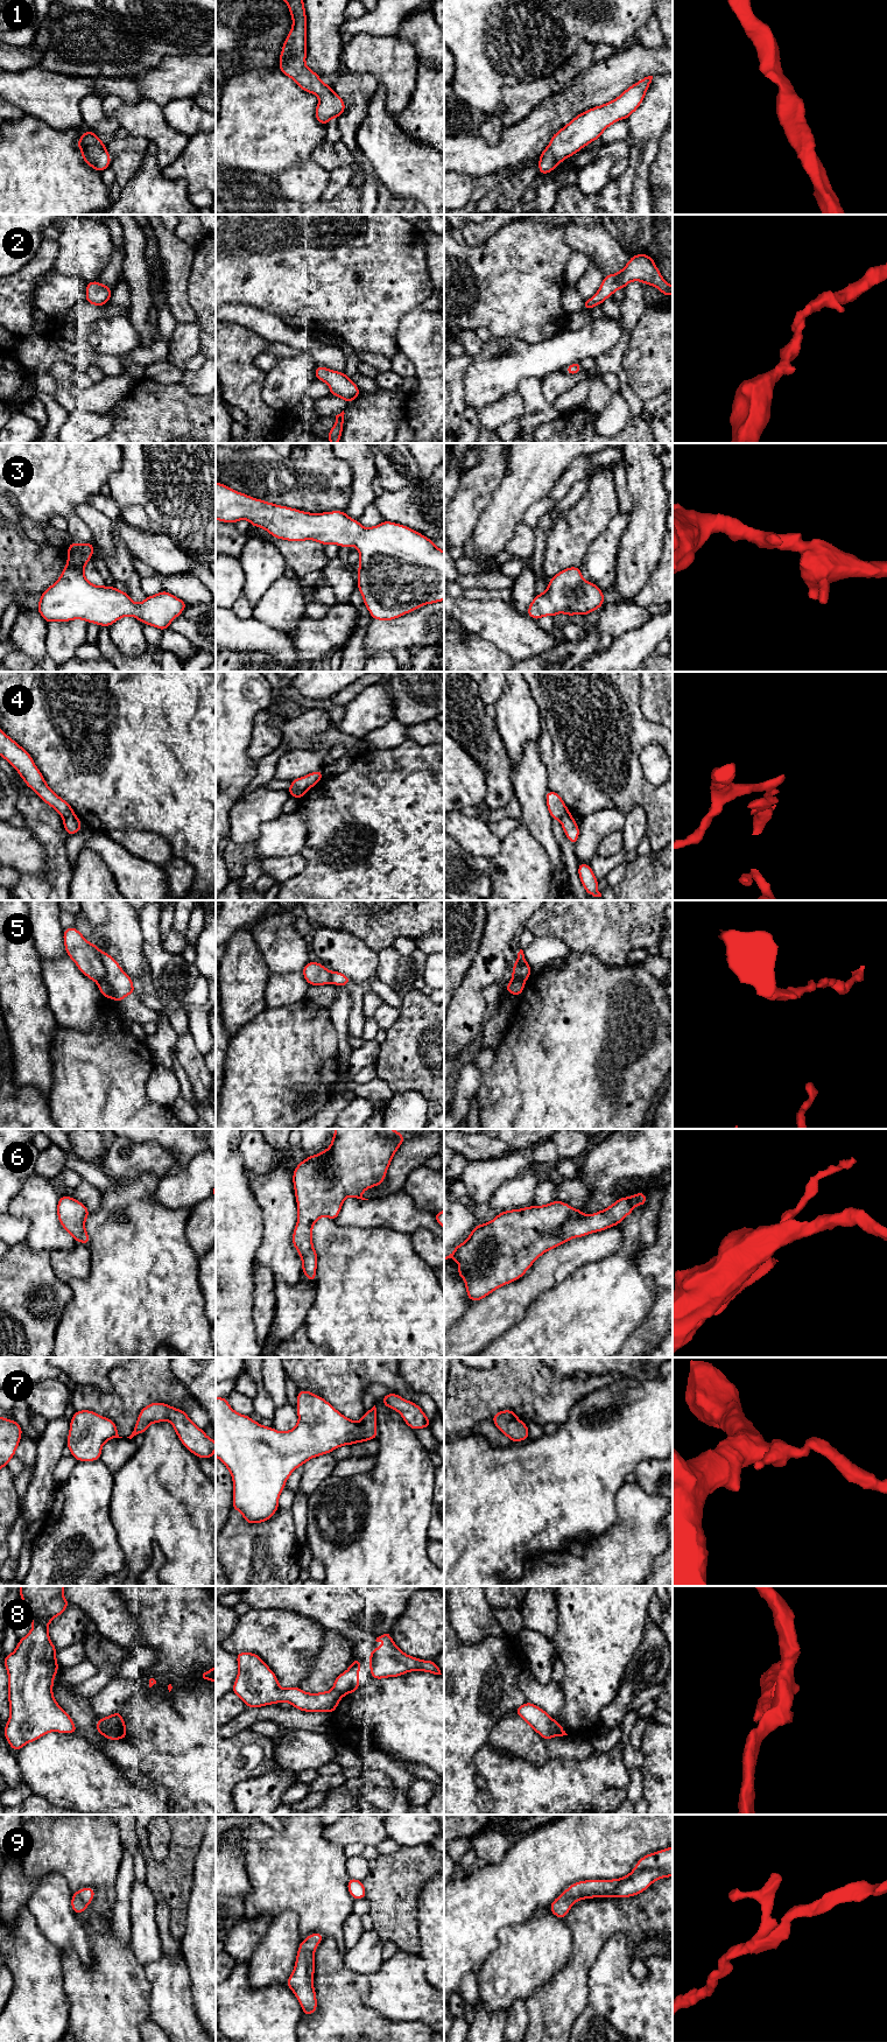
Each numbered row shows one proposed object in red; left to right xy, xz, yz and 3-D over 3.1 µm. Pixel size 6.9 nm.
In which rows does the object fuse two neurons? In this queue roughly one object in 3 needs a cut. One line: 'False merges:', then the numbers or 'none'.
False merges: 4, 5, 8

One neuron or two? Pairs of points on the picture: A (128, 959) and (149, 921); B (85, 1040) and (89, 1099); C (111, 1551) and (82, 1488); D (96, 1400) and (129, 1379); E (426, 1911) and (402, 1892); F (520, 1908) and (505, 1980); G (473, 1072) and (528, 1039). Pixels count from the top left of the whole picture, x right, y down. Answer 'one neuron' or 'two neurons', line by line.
A: two neurons
B: one neuron
C: one neuron
D: one neuron
E: two neurons
F: two neurons
G: two neurons

